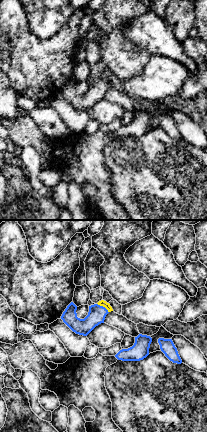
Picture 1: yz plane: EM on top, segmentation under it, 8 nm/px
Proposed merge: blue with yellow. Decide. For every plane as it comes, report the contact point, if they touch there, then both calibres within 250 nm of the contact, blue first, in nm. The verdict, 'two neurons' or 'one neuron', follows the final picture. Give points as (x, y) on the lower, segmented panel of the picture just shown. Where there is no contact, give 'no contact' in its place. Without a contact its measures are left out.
contact (102, 306); calibres 140 and 50 nm

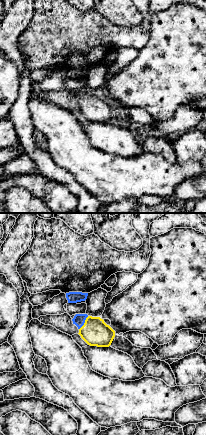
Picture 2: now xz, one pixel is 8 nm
contact (84, 322); calibres 100 and 220 nm

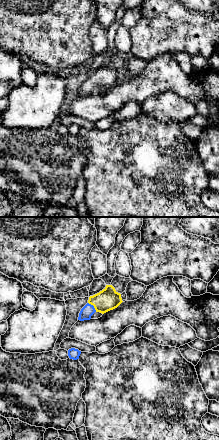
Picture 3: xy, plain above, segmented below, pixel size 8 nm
contact (93, 306); calibres 100 and 180 nm

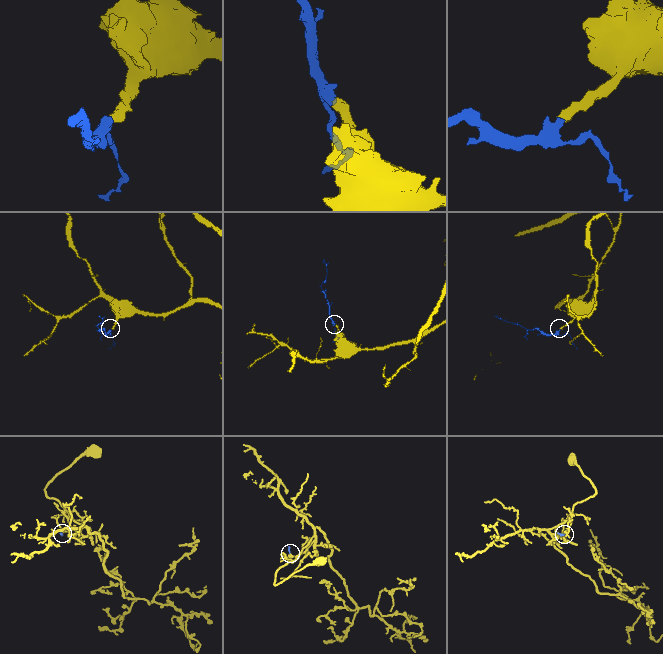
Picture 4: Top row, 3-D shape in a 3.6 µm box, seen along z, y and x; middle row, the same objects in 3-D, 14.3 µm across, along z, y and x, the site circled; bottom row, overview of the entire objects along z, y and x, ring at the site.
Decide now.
one neuron

